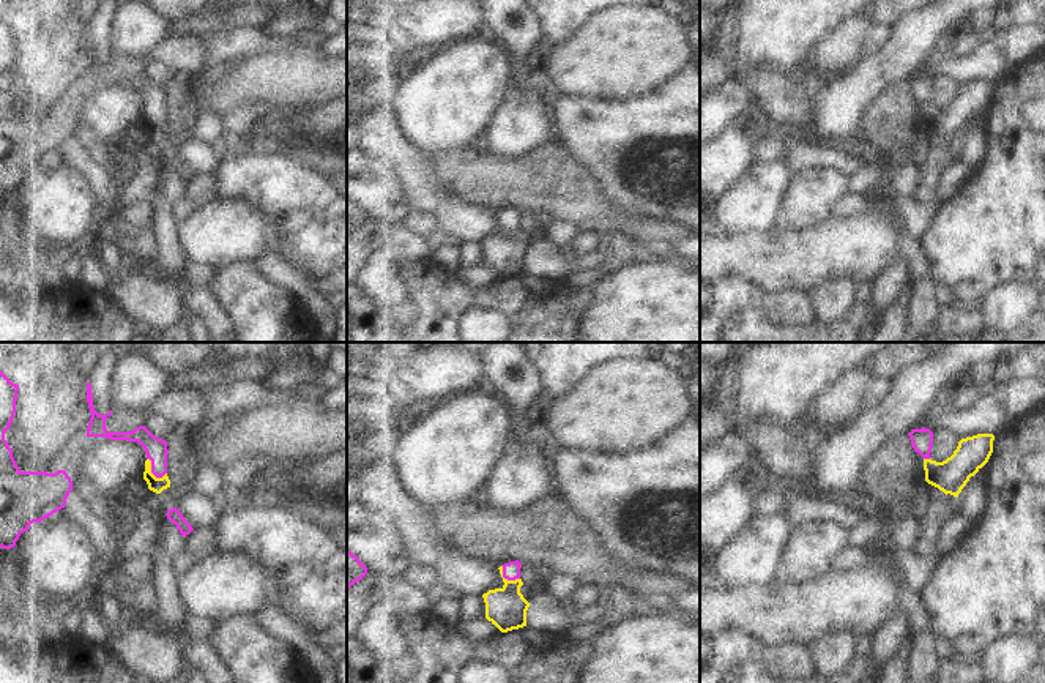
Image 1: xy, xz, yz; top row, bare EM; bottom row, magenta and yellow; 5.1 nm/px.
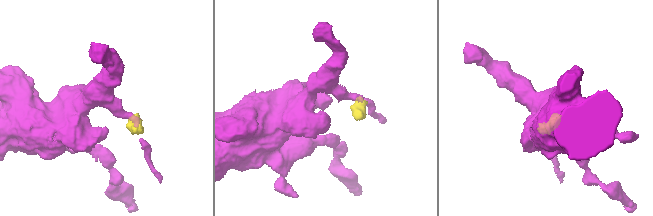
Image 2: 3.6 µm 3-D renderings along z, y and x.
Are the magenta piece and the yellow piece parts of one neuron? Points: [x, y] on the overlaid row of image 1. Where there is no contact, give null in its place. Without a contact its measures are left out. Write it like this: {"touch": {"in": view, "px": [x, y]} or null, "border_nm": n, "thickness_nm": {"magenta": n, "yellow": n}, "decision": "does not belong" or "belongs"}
{"touch": {"in": "xy", "px": [152, 470]}, "border_nm": 130, "thickness_nm": {"magenta": 110, "yellow": 80}, "decision": "belongs"}

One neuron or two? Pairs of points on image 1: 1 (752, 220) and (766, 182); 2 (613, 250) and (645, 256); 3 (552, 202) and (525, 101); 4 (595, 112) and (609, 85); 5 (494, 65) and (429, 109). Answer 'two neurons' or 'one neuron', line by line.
1: one neuron
2: one neuron
3: two neurons
4: two neurons
5: one neuron

